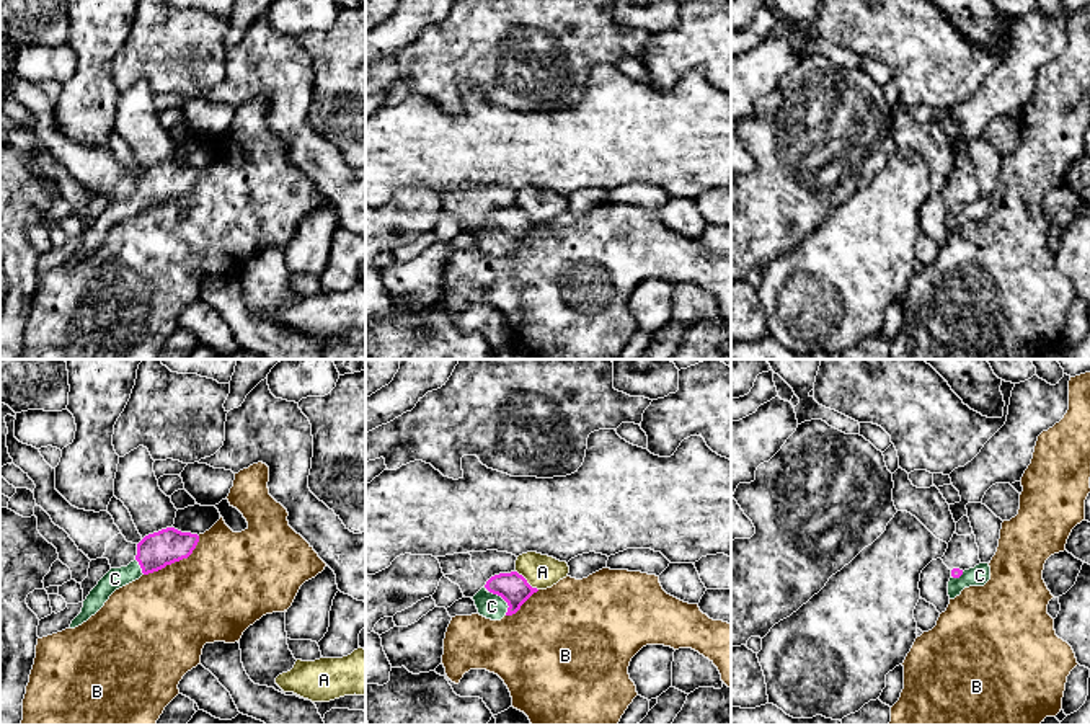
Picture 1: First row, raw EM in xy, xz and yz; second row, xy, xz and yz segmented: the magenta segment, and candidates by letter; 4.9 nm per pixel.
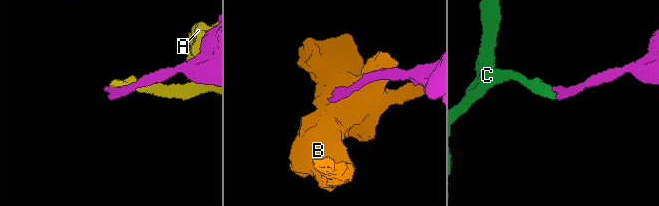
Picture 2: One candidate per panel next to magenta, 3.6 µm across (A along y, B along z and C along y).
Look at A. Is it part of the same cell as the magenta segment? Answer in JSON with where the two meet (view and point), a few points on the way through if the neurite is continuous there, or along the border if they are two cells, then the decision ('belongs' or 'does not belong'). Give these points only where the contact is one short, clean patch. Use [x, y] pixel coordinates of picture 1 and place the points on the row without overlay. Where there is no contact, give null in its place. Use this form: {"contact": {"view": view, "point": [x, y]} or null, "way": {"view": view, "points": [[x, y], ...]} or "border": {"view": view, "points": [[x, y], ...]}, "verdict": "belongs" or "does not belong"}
{"contact": {"view": "xz", "point": [526, 216]}, "verdict": "does not belong"}

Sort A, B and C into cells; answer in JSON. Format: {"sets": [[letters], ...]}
{"sets": [["A"], ["B"], ["C"]]}

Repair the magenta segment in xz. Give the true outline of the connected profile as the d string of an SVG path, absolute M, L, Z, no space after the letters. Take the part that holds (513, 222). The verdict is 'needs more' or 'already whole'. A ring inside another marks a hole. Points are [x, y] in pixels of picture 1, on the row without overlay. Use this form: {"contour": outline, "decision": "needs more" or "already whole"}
{"contour": "M511 206L491 211L472 234L480 250L501 255L504 250L516 248L537 225L522 209Z", "decision": "needs more"}

